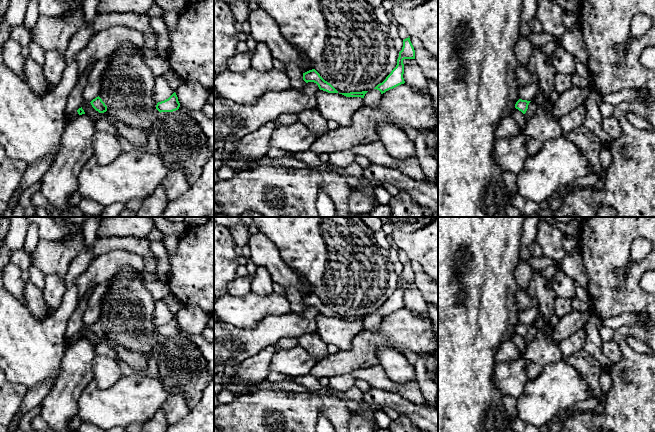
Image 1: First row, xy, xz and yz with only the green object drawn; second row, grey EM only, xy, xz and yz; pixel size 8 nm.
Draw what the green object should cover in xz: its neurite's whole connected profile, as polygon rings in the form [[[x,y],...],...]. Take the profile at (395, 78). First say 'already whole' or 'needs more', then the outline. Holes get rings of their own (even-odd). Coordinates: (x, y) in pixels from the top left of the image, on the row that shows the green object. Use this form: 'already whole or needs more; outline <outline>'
already whole; outline [[[409,37],[403,40],[403,47],[399,52],[396,67],[391,71],[386,79],[382,83],[378,84],[374,89],[379,90],[381,94],[383,94],[390,89],[404,84],[404,59],[415,59],[415,50]]]

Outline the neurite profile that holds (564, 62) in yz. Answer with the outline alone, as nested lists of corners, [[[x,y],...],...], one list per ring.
[[[558,45],[550,55],[552,66],[557,73],[572,75],[576,69],[576,58],[566,51],[561,45]]]

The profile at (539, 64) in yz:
[[[534,47],[527,67],[536,76],[539,90],[549,97],[555,90],[554,78],[557,74],[551,64],[550,55],[544,52],[542,47]]]

